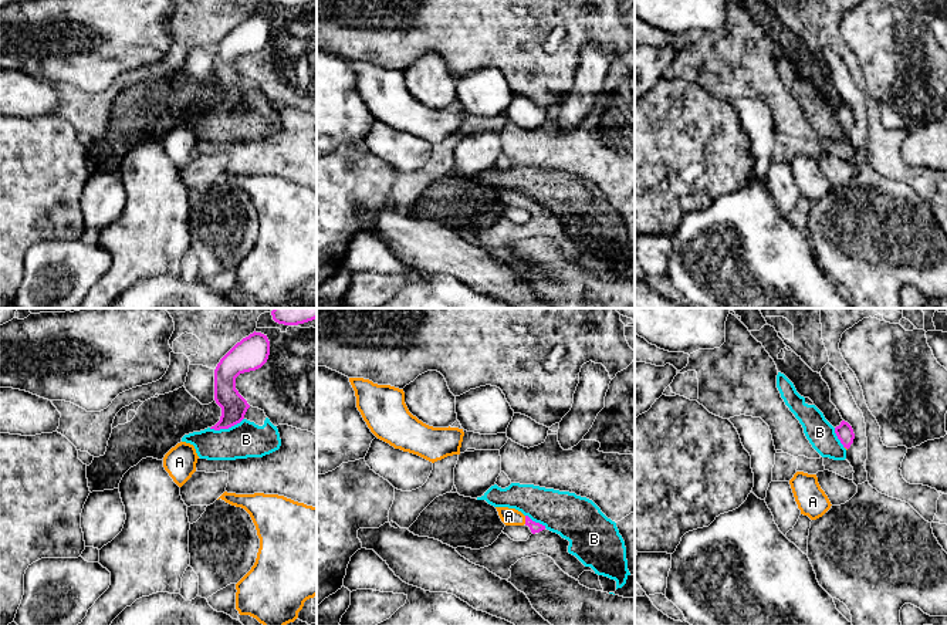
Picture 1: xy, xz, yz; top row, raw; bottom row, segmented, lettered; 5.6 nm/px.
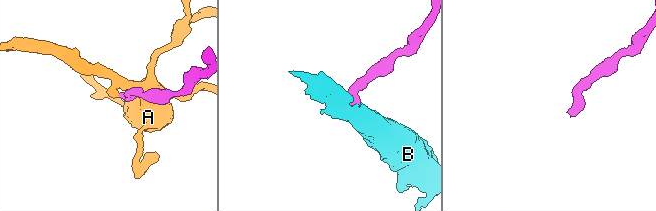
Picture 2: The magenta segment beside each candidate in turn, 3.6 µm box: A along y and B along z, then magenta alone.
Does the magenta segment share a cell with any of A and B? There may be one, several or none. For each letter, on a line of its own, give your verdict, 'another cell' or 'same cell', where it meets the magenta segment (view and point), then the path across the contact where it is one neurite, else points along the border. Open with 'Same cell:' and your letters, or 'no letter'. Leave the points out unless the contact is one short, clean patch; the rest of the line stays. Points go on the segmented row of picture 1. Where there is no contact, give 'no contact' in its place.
Same cell: A
A: same cell; meets magenta in xz at (526, 520); runs through xz (535, 527), (526, 520), (508, 516)
B: another cell; meets magenta in xy at (226, 428); border along xy (243, 418), (227, 428), (209, 428)

